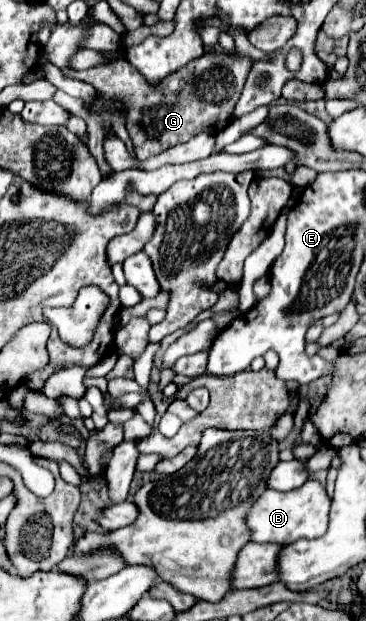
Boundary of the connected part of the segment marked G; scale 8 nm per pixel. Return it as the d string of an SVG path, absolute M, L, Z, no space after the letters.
M112 51L108 65L76 71L74 79L90 83L100 97L118 97L126 113L126 129L138 159L148 159L172 145L186 143L200 131L222 131L234 117L234 107L250 73L250 57L236 57L226 51L206 51L186 67L158 85L146 85L142 73Z

